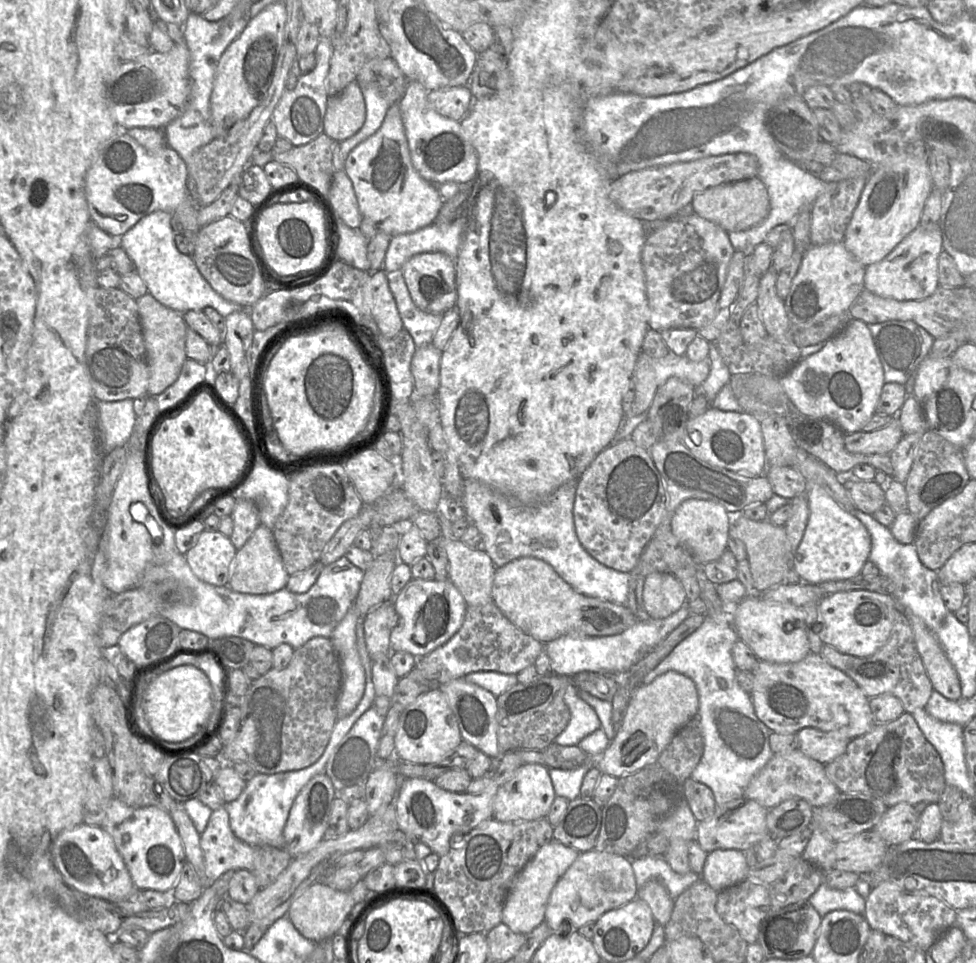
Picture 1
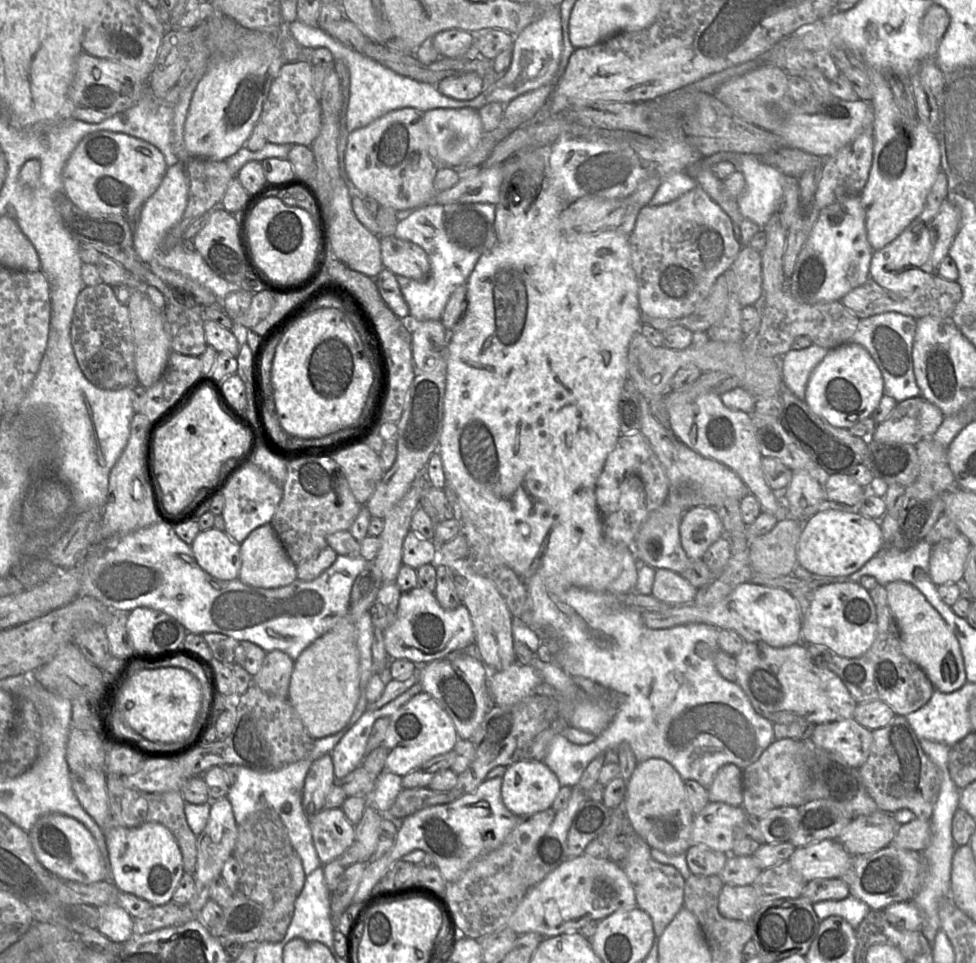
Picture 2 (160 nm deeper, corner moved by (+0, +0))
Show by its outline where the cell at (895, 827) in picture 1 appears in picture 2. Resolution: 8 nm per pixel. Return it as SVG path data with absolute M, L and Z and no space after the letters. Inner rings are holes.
M877 810L854 817L836 839L853 857L861 856L888 846L898 826L893 814Z

